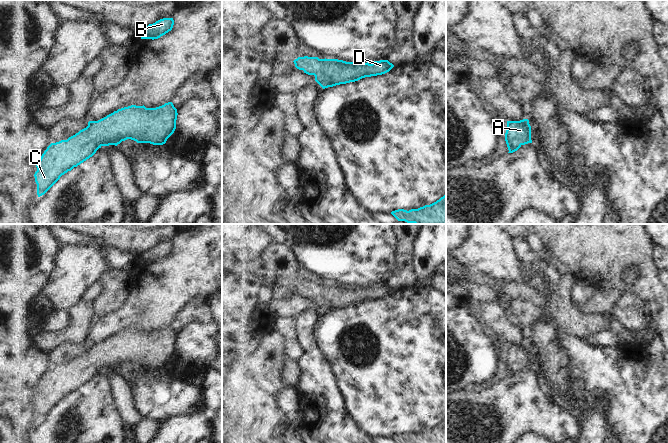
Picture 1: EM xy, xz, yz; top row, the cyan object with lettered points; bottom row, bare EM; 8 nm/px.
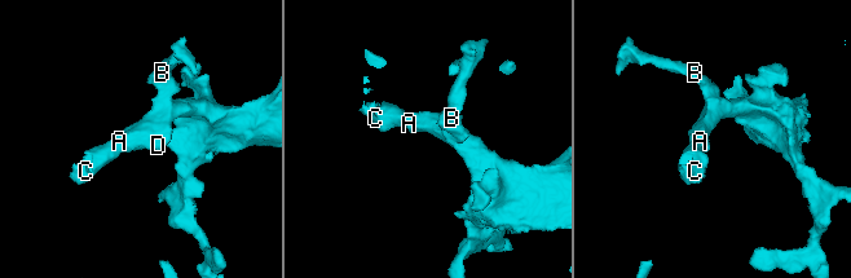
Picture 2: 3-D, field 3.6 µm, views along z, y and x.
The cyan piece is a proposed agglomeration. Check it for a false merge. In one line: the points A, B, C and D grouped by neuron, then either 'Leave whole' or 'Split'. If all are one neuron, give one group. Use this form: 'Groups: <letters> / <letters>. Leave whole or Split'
Groups: A B C D. Leave whole.

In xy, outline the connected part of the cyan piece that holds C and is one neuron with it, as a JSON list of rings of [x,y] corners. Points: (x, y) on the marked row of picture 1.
[[[172,102],[156,108],[131,105],[98,121],[89,121],[86,128],[67,140],[51,143],[36,163],[34,177],[38,197],[102,146],[117,146],[127,139],[137,143],[165,144],[176,129],[177,115]]]

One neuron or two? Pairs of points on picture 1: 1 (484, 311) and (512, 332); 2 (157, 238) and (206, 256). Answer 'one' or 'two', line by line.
1: one
2: two

